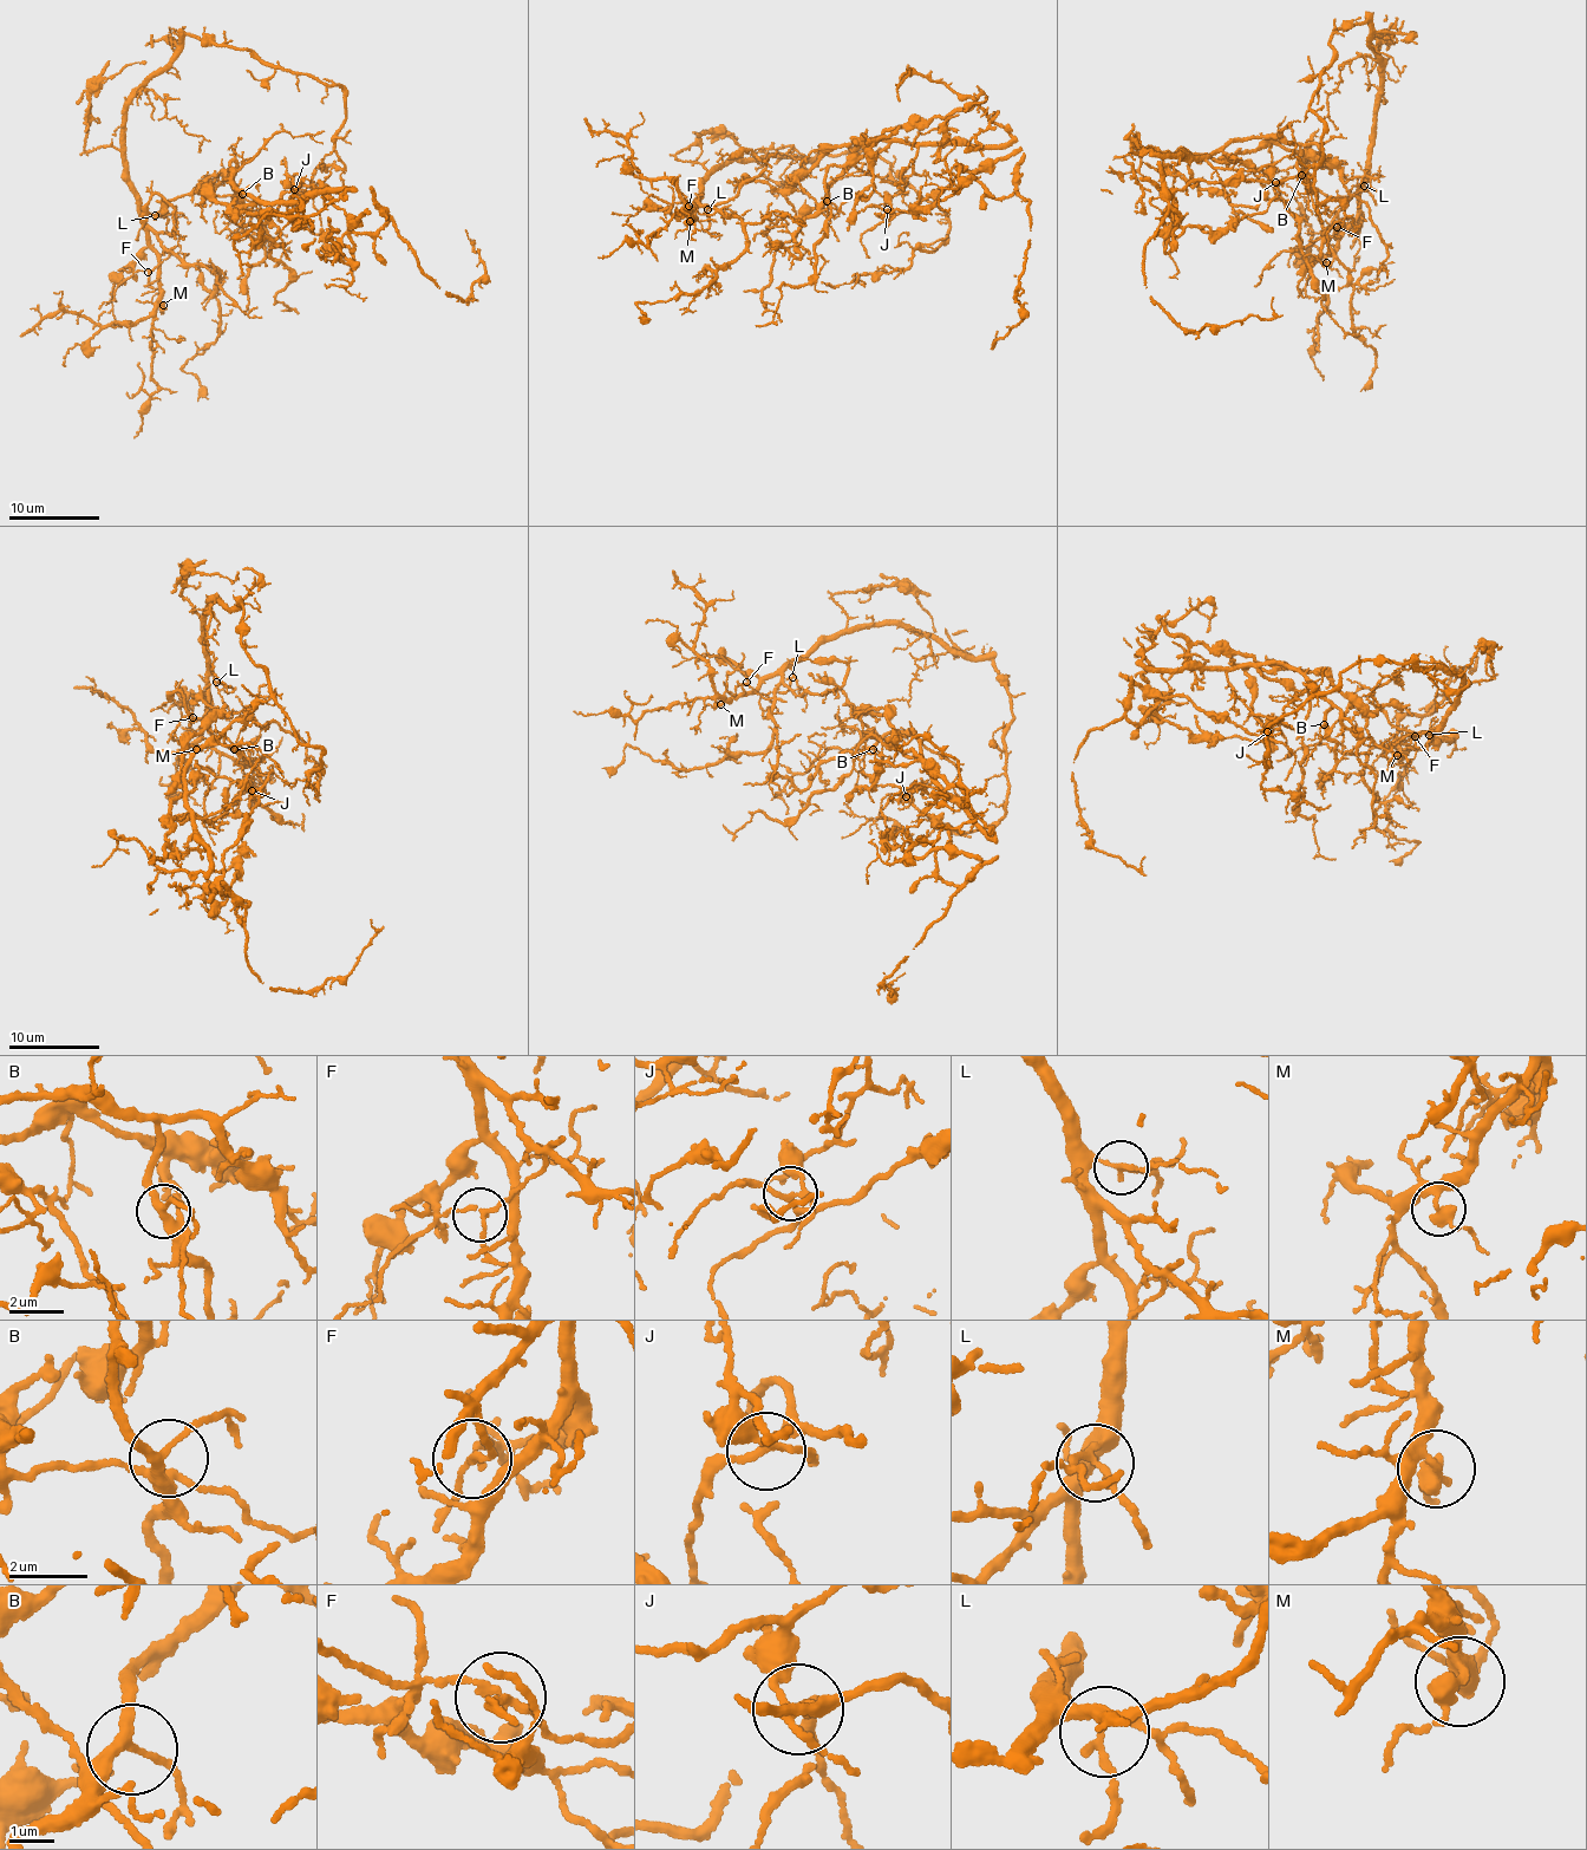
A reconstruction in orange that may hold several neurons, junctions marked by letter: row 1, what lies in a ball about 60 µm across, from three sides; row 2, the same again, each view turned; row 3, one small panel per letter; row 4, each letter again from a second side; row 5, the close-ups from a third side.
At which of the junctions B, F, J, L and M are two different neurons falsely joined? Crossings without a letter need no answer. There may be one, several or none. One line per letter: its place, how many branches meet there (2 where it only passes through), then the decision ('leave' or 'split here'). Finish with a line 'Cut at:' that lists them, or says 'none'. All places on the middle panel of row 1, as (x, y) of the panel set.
B: place (827, 201); branches 3; leave
F: place (688, 206); branches 3; leave
J: place (887, 209); branches 4; leave
L: place (707, 209); branches 3; leave
M: place (690, 221); branches 3; leave
Cut at: none

